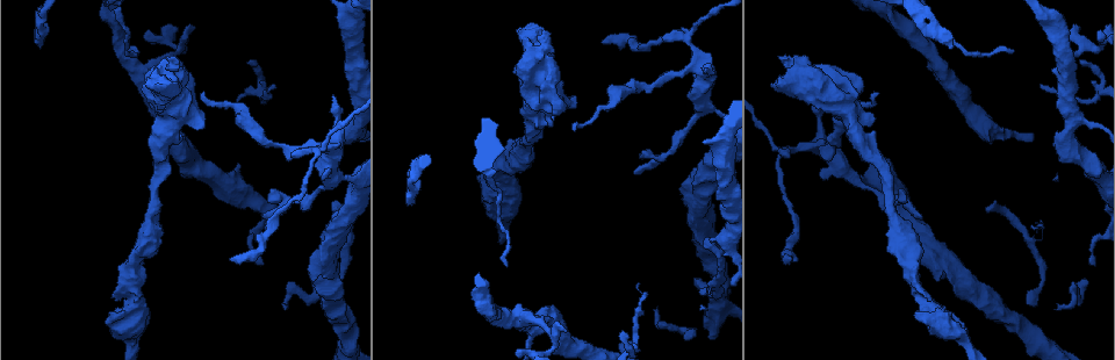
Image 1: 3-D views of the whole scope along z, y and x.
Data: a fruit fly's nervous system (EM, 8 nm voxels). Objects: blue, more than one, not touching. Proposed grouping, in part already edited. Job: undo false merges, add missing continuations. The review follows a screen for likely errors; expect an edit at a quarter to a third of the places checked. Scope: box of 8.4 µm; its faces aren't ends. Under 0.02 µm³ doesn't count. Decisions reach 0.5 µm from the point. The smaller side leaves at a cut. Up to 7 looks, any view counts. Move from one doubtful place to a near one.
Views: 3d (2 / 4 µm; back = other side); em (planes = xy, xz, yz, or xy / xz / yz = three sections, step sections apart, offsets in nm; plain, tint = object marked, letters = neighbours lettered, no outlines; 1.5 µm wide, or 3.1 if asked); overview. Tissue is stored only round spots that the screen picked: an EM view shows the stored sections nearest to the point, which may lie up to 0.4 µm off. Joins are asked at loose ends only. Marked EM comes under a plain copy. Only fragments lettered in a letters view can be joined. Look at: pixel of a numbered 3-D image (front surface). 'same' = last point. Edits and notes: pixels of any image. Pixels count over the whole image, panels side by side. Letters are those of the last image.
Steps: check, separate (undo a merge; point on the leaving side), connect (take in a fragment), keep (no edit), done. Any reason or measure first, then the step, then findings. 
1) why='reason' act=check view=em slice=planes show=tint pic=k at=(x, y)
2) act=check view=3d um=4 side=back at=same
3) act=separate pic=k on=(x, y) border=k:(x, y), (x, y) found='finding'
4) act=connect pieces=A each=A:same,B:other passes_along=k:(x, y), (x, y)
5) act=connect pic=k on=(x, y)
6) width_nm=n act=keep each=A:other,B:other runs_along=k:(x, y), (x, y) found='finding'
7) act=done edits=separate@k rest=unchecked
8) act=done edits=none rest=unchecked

why='an open end' act=check view=3d um=4 pic=1 at=(233, 258)

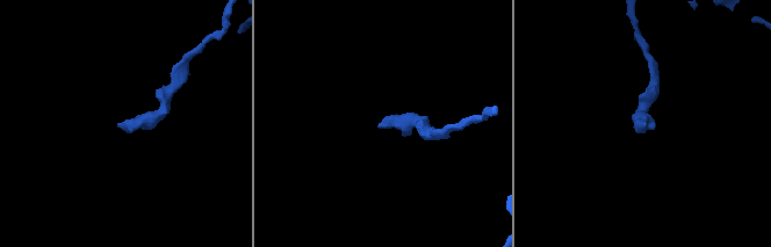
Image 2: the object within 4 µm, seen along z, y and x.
act=check view=em slice=yz step=8 show=letters pic=2 at=(381, 125)

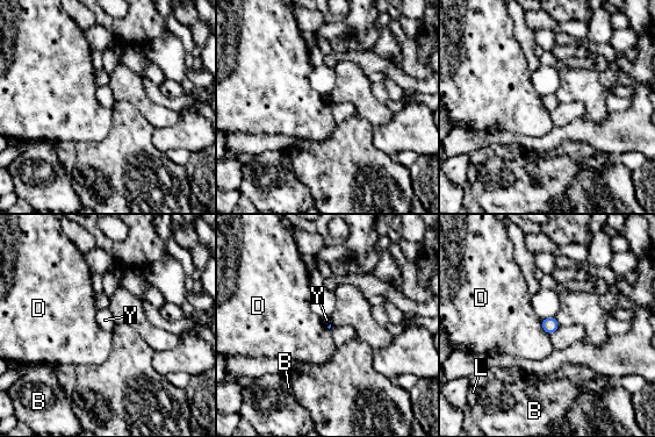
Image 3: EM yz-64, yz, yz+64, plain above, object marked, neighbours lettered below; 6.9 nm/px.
why='cut it another way' act=check view=em slice=planes show=letters at=same

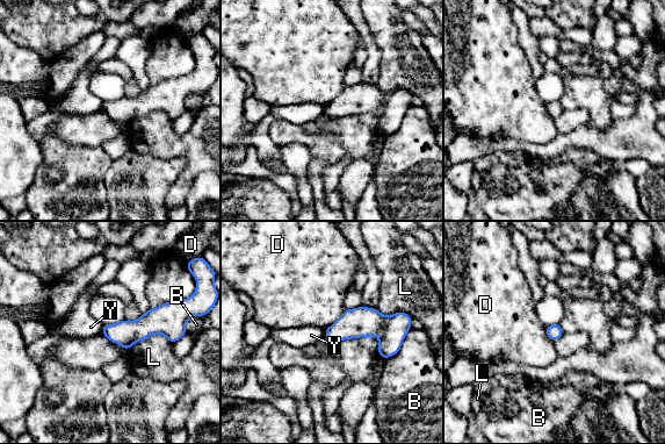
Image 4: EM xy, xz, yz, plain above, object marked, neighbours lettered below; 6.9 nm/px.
width_nm=110 act=keep each=B:other,D:other,L:other,Y:other border=4:(345, 309), (337, 320), (324, 329) found='none of them fits'

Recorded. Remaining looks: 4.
why='small branch off a trunk' act=check view=em slice=xz step=8 show=letters pic=1 at=(716, 112)

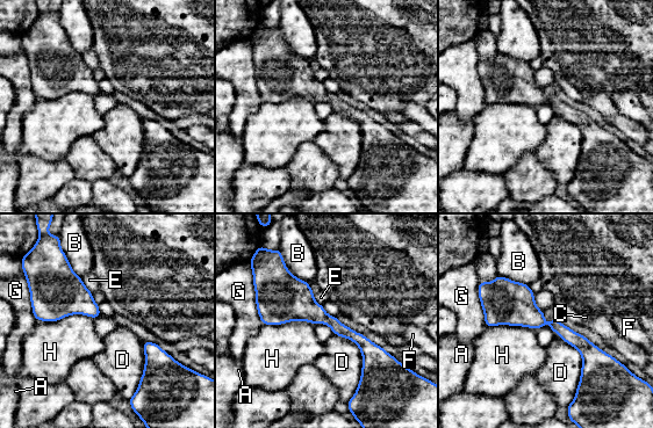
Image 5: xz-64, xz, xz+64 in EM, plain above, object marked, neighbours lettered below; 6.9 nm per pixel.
act=keep each=A:other,B:other,C:other,D:other,E:other,F:other,G:other,H:other runs_along=5:(485, 300), (512, 303), (610, 358) found='one cell here'

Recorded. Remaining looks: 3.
why='free end' act=check view=3d um=4 pic=1 at=(293, 158)

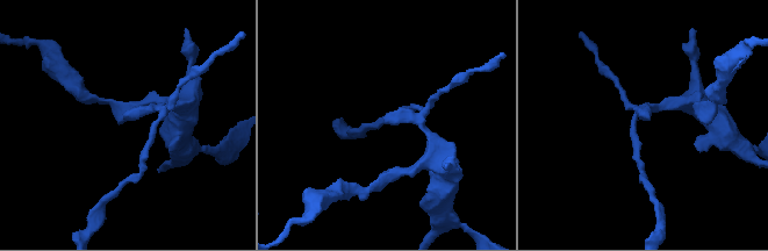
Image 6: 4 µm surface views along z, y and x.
act=check view=em slice=planes show=letters pic=6 at=(385, 122)

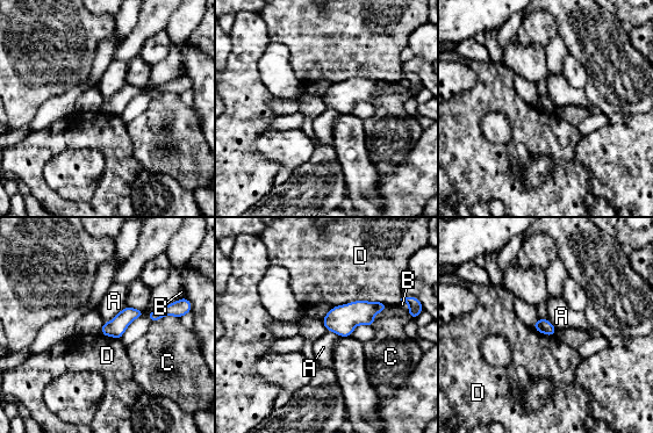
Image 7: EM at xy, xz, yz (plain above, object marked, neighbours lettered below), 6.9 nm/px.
act=keep each=A:other,B:other,C:other,D:other runs_along=7:(171, 311), (130, 314), (103, 331) found='no lettered fragment goes on from it'

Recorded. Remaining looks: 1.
act=done edits=none rest=unchecked

